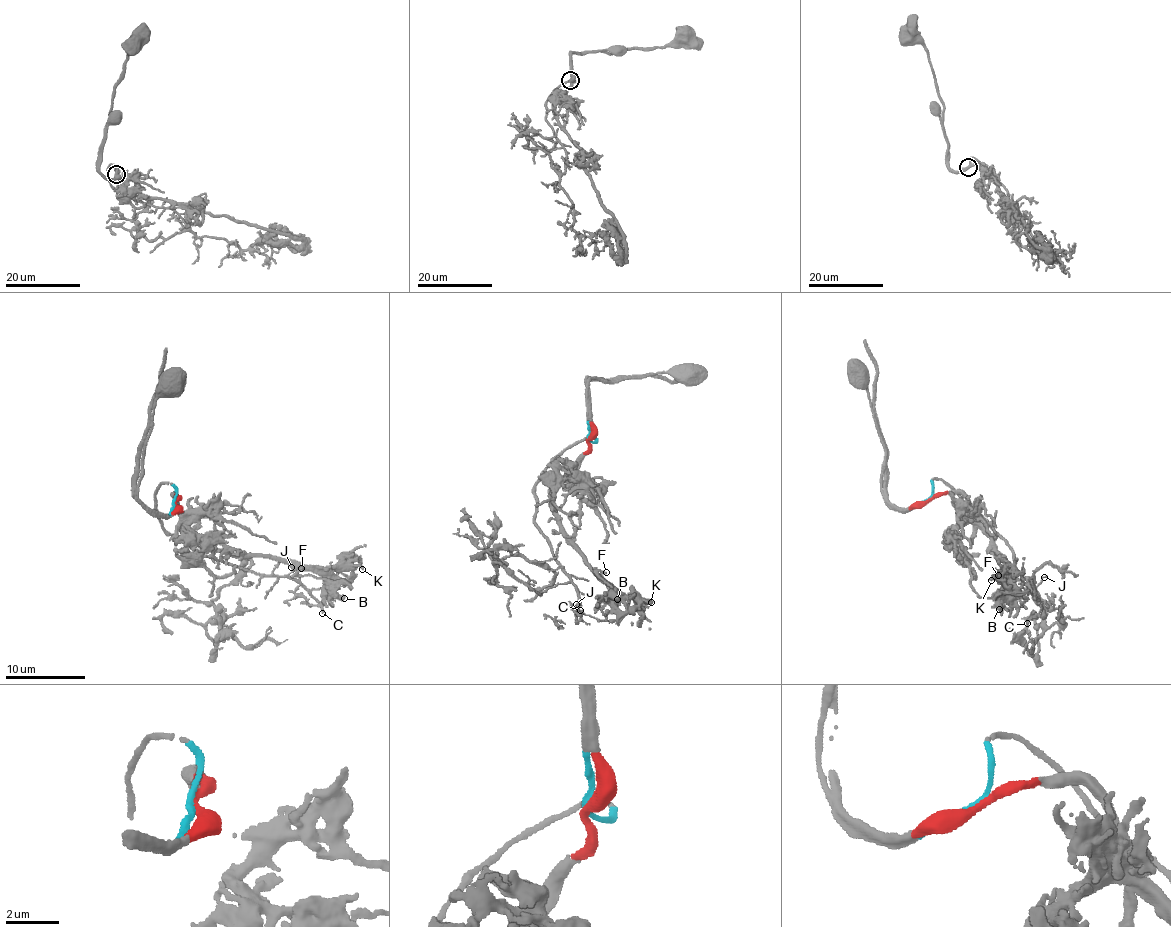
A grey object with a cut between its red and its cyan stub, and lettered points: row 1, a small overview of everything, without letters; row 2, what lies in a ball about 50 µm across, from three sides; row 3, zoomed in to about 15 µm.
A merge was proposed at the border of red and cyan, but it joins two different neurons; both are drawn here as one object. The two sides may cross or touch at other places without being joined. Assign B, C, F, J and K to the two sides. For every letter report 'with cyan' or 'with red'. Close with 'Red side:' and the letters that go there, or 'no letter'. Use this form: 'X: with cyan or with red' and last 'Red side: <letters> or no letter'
B: with red
C: with cyan
F: with red
J: with cyan
K: with red
Red side: B, F, K

